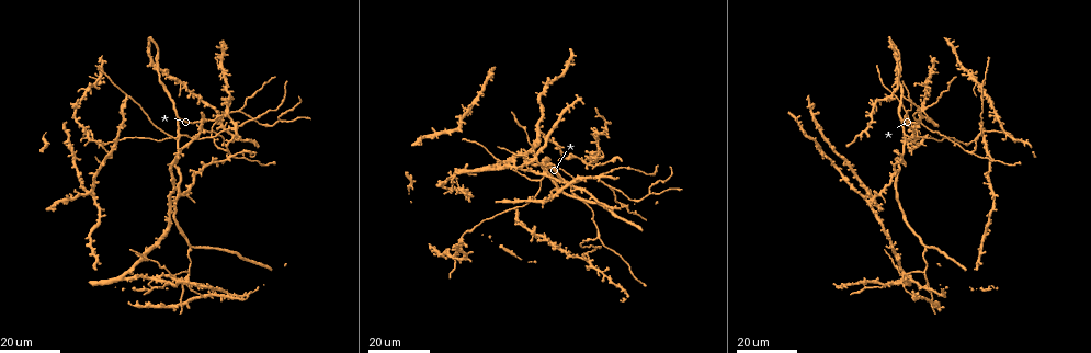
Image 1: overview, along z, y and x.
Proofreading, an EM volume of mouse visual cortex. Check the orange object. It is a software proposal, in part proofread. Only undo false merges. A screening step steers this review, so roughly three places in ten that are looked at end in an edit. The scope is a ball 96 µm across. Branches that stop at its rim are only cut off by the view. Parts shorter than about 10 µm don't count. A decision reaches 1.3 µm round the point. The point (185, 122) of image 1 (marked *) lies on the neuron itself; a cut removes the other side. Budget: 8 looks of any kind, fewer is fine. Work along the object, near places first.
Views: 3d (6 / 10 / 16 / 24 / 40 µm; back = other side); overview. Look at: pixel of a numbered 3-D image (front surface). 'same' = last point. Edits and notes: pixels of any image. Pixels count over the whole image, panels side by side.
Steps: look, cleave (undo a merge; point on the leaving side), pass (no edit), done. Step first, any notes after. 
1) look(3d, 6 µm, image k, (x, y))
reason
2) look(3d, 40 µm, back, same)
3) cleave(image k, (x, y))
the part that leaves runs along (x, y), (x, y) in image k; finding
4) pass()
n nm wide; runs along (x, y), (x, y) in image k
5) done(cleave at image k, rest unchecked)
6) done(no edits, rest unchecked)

look(3d, 24 µm, image 1, (539, 180))
three arms meet

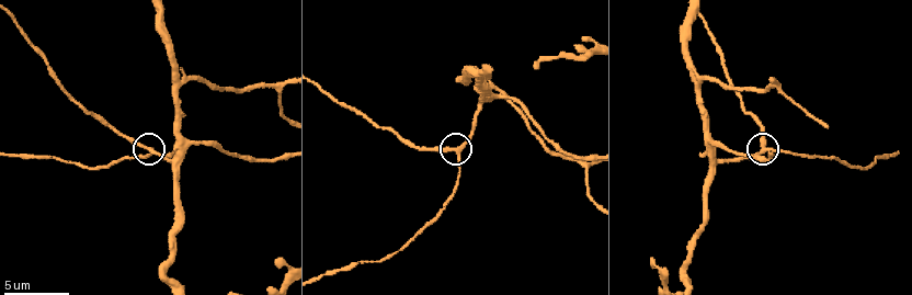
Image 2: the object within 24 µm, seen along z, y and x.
look(3d, 6 µm, image 2, (763, 149))
closer look

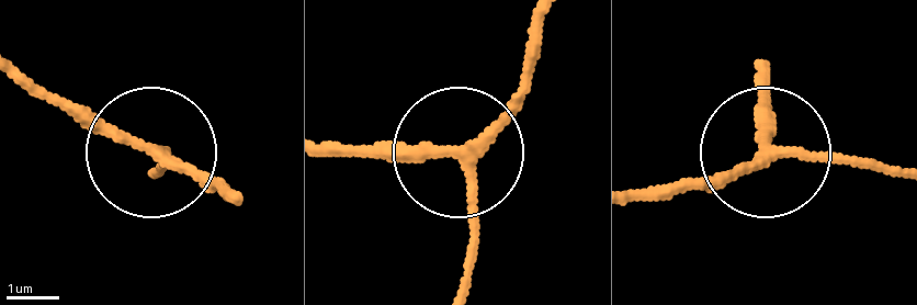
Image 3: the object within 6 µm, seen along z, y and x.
pass()
3 arms; runs along (240, 189), (196, 184), (92, 133), (44, 89) in image 3; continuous, no second neuron

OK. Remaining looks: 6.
look(3d, 24 µm, image 1, (238, 109))
side arm on a straight run

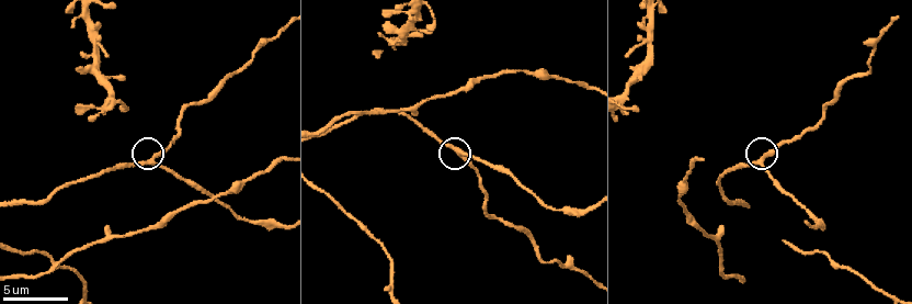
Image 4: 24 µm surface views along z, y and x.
look(3d, 6 µm, image 4, (760, 161))
zoom in

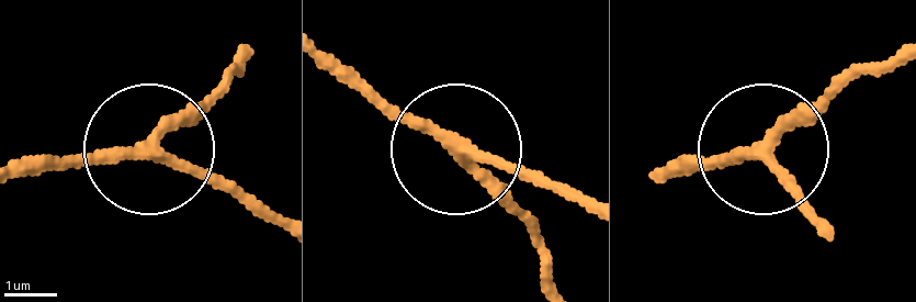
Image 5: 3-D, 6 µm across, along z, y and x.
pass()
3 arms; runs along (21, 168), (153, 150), (226, 85) in image 5; continuous, no second neuron

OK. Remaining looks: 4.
look(3d, 16 µm, image 1, (891, 282))
looks like a crossing

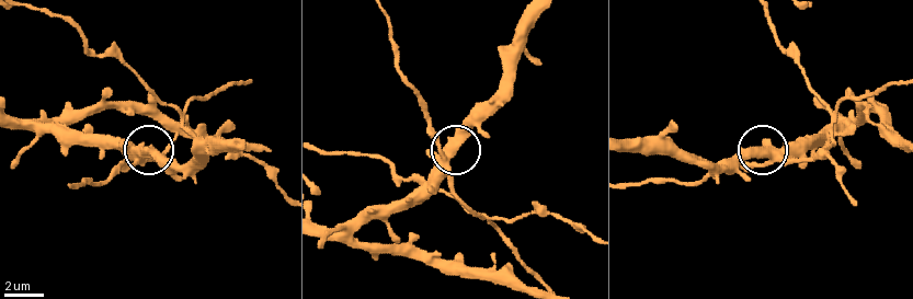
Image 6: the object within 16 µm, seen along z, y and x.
look(3d, 6 µm, image 6, (761, 162))
closer look

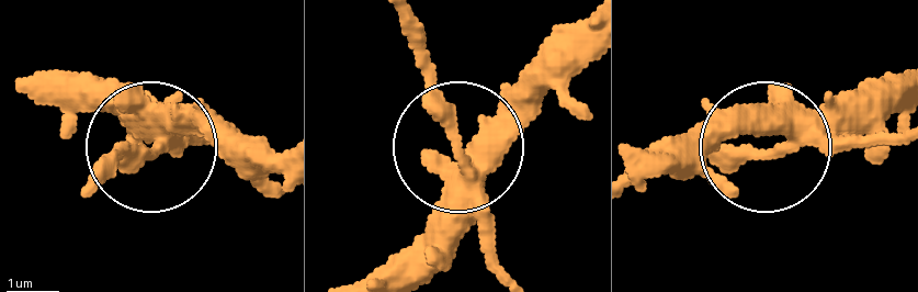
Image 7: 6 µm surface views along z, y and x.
cleave(image 7, (429, 249))
390 nm wide; the part that leaves runs along (473, 187), (373, 279) in image 7; a second neuron is stuck on

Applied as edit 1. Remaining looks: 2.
done(cleave at image 7, rest unchecked)

